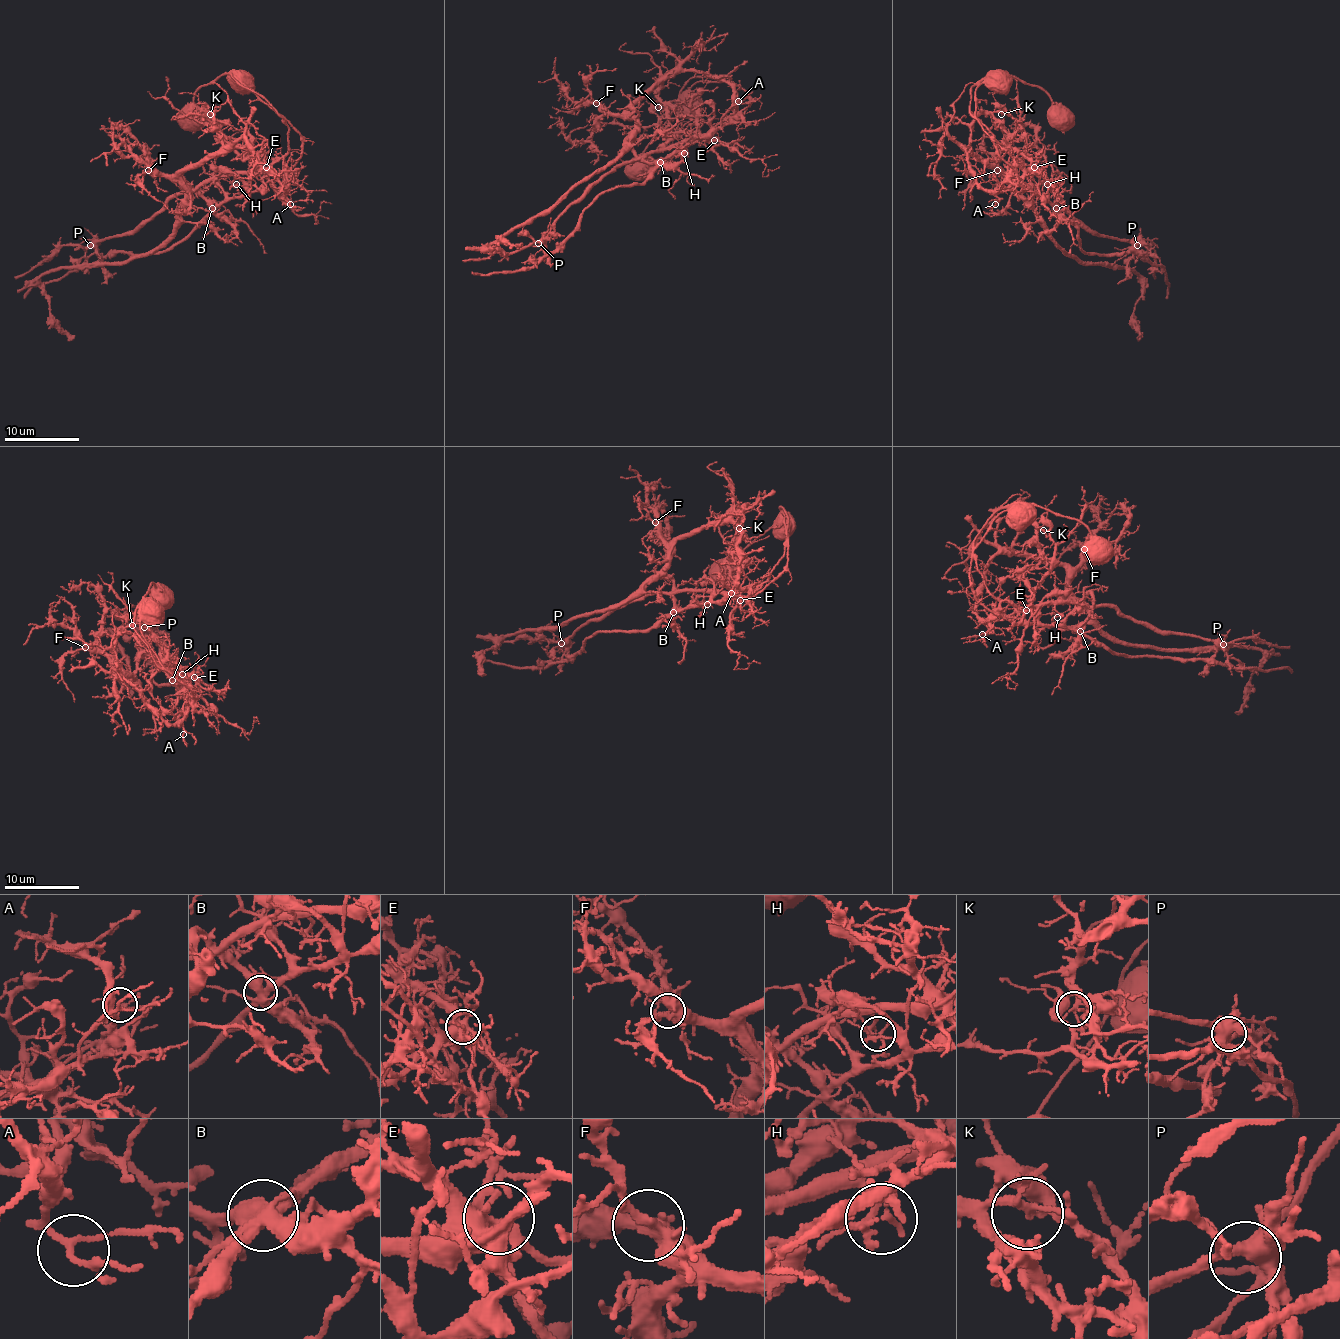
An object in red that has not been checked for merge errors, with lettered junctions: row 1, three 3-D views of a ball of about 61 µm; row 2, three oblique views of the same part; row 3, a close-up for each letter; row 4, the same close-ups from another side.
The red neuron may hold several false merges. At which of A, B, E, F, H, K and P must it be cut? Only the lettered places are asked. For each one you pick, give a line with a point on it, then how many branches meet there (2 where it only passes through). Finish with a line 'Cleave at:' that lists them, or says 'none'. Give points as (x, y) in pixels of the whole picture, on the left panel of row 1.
B: (212, 208) | 7
H: (236, 184) | 4
K: (210, 114) | 5
Cleave at: B, H, K

